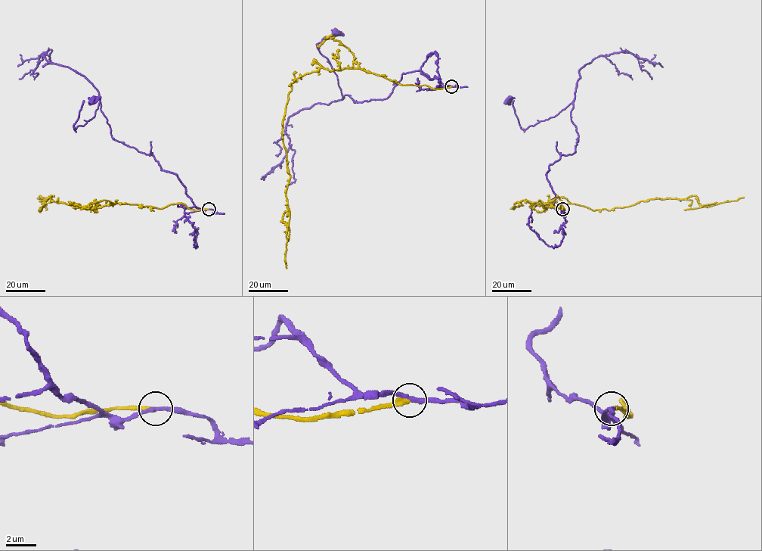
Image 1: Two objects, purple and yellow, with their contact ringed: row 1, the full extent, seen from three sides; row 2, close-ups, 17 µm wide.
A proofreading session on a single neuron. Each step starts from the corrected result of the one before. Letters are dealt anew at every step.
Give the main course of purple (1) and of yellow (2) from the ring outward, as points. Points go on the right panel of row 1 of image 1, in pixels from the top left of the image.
1: (562, 209), (554, 205), (546, 173), (562, 154), (575, 151), (573, 102), (522, 129), (514, 98), (509, 101)
2: (562, 209), (561, 203), (543, 207), (558, 197), (592, 210), (695, 195), (706, 207), (744, 197)

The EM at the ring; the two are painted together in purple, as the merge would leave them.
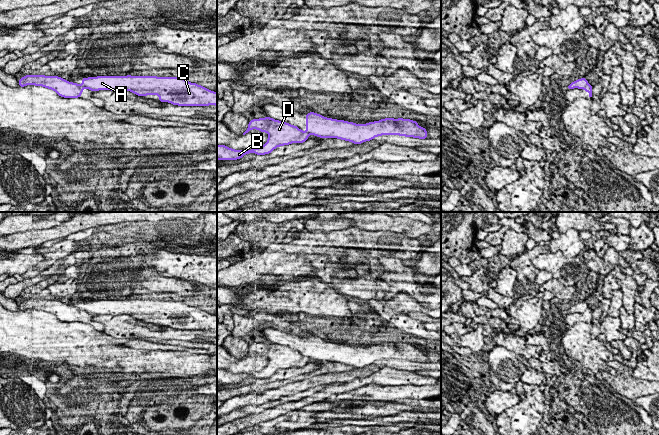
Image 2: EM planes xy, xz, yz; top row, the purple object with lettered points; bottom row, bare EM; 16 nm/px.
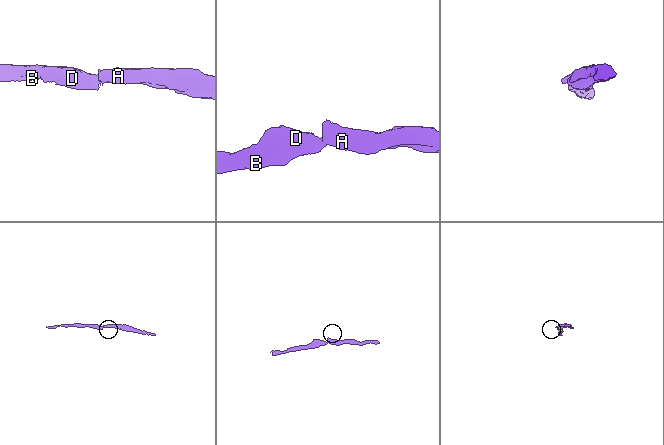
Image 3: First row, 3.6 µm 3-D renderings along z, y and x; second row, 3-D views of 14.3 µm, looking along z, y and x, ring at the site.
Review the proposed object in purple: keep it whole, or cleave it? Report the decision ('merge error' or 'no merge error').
merge error

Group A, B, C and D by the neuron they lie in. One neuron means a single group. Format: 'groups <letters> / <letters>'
groups A C / B D

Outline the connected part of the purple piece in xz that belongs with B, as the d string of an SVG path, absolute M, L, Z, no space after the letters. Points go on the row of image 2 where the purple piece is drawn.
M270 117L249 121L248 129L243 135L253 129L268 134L268 140L264 145L251 150L234 150L225 145L217 145L217 160L237 160L249 153L265 155L271 153L279 146L292 143L304 143L309 137L307 132L302 131L297 126Z

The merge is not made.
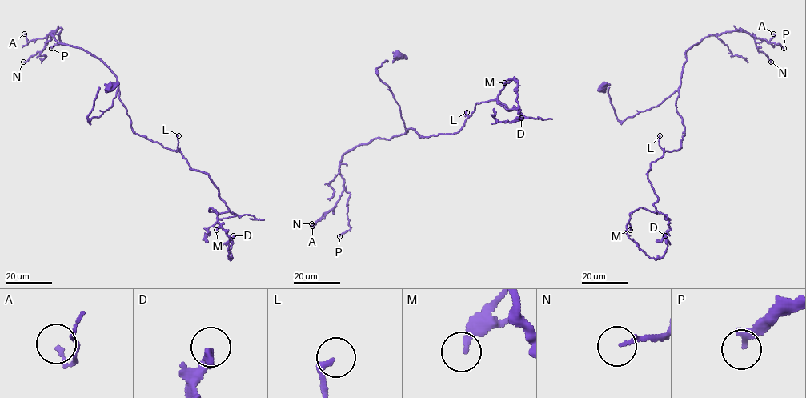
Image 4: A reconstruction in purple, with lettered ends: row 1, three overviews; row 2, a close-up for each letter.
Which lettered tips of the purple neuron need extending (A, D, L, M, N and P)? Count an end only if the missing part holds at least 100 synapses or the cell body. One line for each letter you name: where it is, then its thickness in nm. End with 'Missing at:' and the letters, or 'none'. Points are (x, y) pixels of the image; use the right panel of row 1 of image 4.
Missing at: none

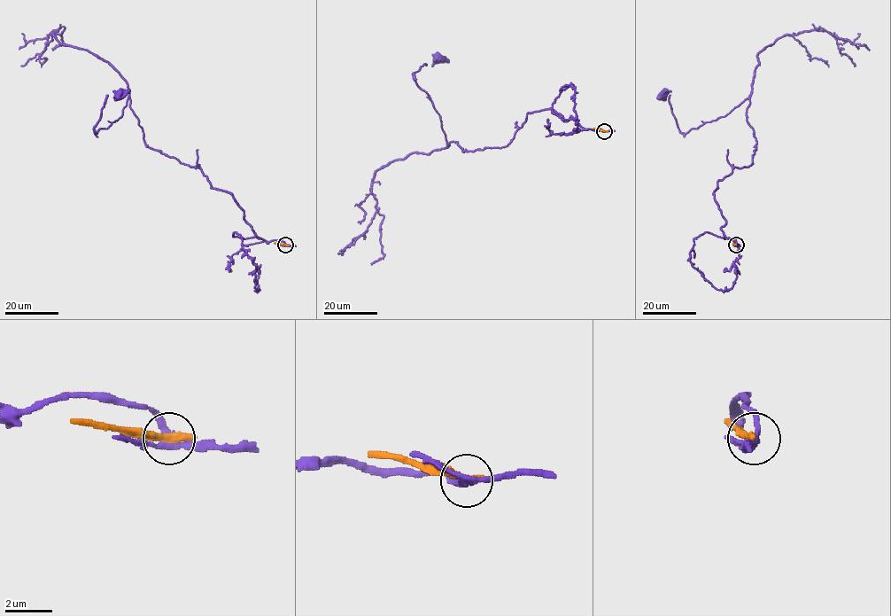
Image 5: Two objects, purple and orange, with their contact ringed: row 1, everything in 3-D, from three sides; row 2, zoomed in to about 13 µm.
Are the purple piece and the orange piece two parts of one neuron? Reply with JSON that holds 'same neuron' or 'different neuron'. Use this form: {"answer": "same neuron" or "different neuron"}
{"answer": "different neuron"}

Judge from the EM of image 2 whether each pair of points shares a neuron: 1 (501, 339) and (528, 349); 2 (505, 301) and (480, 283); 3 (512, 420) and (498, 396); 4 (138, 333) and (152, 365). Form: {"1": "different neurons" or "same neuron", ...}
{"1": "same neuron", "2": "different neurons", "3": "different neurons", "4": "different neurons"}

